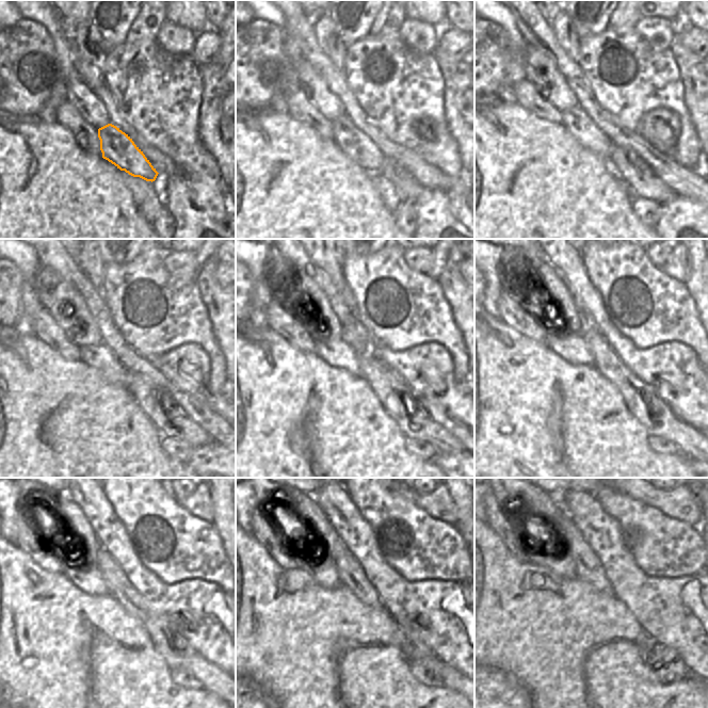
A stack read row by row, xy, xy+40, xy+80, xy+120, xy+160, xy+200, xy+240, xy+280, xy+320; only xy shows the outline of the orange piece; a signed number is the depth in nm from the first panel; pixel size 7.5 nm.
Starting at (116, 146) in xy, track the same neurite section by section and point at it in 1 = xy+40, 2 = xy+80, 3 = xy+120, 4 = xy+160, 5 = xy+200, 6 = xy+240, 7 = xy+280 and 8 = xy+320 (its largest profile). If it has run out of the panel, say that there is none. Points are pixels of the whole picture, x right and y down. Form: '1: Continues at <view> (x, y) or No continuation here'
1: Continues at xy+40 (356, 145)
2: Continues at xy+80 (576, 119)
3: Continues at xy+120 (99, 356)
4: Continues at xy+160 (338, 353)
5: Continues at xy+200 (572, 347)
6: Continues at xy+240 (89, 579)
7: Continues at xy+280 (324, 573)
8: Continues at xy+320 (565, 567)

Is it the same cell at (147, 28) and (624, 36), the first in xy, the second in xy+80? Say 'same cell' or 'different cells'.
different cells

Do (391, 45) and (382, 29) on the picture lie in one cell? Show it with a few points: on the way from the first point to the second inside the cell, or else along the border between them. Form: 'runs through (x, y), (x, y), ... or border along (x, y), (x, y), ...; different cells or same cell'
border along (397, 32), (382, 35), (369, 34); different cells

